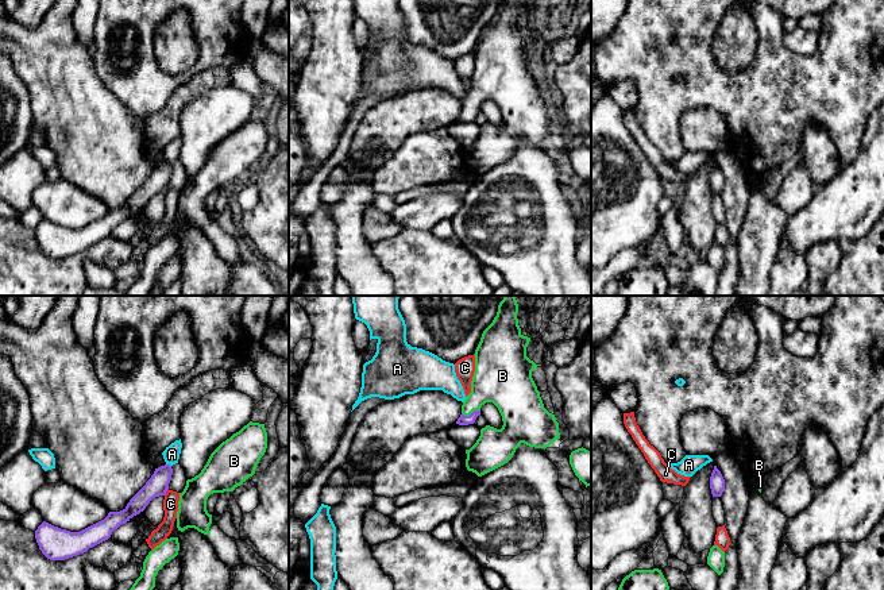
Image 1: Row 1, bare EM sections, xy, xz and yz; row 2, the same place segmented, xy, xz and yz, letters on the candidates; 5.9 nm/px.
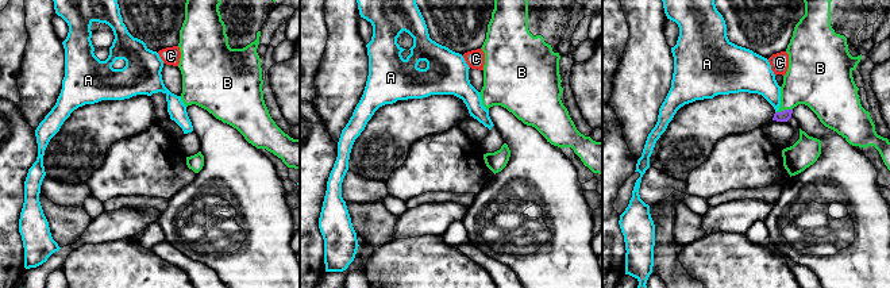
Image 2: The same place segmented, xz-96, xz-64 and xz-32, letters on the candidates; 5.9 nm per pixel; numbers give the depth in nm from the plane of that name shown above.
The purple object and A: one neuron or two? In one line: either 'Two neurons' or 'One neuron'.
Two neurons

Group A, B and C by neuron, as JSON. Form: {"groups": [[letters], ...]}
{"groups": [["A"], ["B"], ["C"]]}

